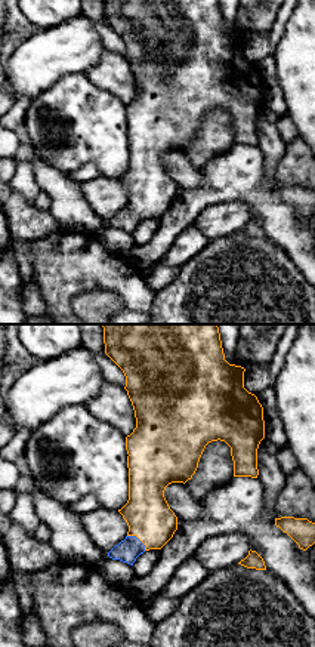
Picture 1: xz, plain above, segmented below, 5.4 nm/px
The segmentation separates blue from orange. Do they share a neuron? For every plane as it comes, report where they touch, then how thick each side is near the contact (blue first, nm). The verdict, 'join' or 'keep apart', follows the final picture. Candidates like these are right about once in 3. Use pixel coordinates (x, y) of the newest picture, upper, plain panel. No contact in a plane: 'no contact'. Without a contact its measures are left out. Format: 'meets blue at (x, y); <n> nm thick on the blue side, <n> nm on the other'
meets blue at (138, 208); 120 nm thick on the blue side, 260 nm on the other

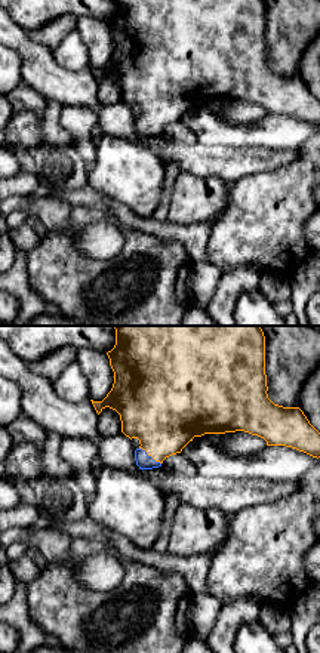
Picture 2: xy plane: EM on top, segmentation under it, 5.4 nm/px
meets blue at (150, 125); 80 nm thick on the blue side, 400 nm on the other

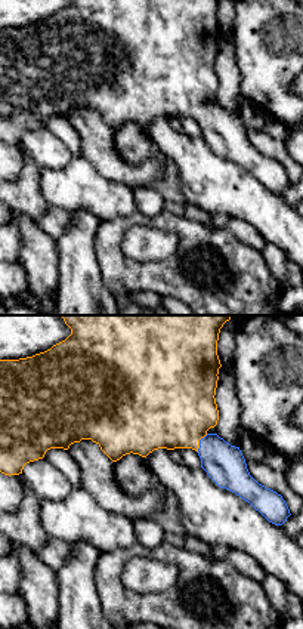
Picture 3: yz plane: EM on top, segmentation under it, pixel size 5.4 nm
meets blue at (200, 111); 220 nm thick on the blue side, 460 nm on the other

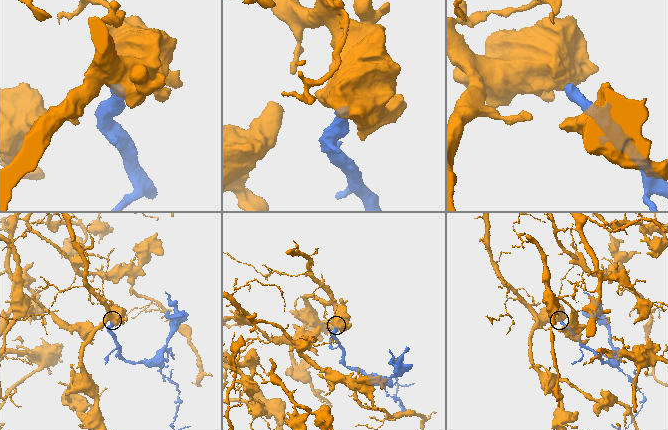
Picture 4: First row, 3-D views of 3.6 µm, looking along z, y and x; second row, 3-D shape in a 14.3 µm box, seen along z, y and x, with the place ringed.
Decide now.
join

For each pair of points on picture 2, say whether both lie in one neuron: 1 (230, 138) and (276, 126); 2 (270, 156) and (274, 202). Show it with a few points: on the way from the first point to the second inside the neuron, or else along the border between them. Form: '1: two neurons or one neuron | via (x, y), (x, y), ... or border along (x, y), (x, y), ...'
1: one neuron | via (242, 136), (264, 132)
2: two neurons | border along (300, 150), (283, 165), (246, 173), (239, 179)

